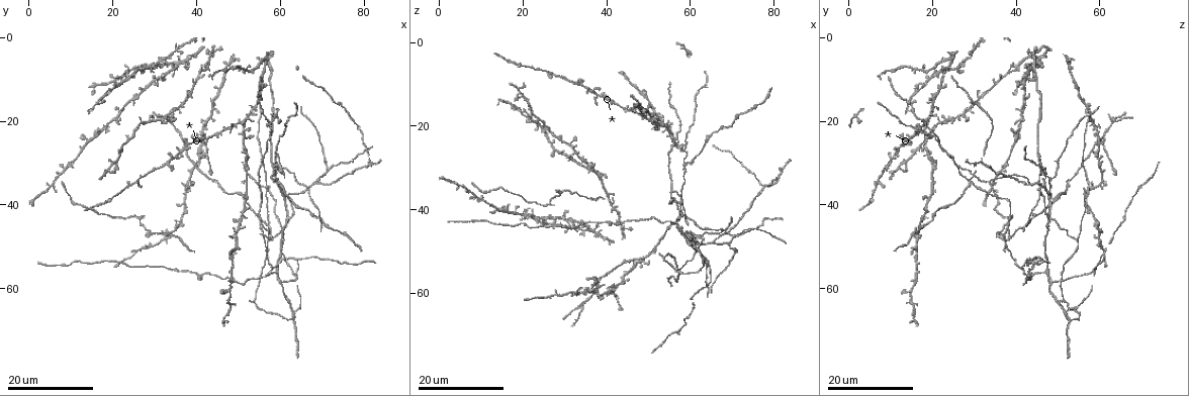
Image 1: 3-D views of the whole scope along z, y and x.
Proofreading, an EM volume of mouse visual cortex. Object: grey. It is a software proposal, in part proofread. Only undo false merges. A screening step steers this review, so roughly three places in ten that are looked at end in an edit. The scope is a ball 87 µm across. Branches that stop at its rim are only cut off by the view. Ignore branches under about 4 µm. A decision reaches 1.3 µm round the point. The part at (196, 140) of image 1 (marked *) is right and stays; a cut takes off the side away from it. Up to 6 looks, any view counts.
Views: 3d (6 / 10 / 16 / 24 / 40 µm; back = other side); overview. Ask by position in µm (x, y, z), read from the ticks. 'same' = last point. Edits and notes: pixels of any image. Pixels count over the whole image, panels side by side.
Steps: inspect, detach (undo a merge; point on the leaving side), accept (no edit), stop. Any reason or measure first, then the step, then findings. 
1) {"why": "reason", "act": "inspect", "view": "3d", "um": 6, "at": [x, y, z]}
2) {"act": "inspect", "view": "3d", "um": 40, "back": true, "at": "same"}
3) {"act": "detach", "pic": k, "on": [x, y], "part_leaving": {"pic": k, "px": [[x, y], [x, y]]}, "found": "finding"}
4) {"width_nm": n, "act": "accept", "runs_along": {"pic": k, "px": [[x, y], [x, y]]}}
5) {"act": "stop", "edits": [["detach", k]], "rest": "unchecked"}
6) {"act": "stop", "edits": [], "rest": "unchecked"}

{"why": "four-way junction", "act": "inspect", "view": "3d", "um": 16, "at": [59.0, 33.5, 29.5]}

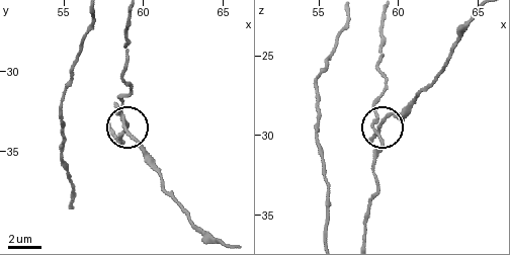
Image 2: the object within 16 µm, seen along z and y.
{"act": "inspect", "view": "3d", "um": 6, "at": [58.7, 33.0, 29.7]}

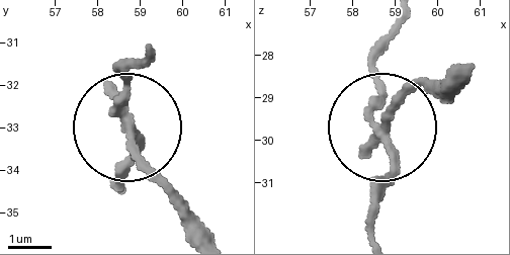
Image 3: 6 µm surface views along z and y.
{"act": "detach", "pic": 3, "on": [154, 169], "part_leaving": {"pic": 3, "px": [[130, 126], [187, 232]]}, "found": "two neurons meet here"}

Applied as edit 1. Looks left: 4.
{"act": "inspect", "view": "overview"}

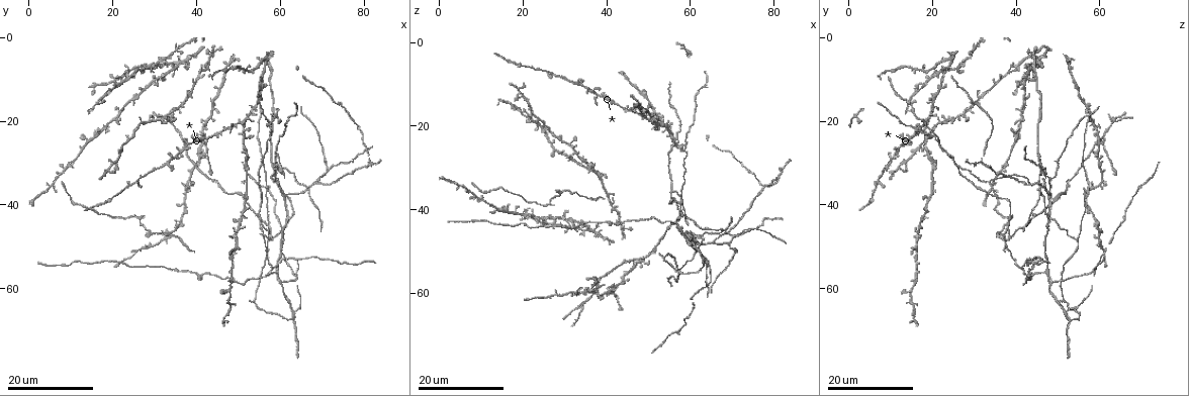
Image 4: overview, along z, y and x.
{"why": "three arms meet", "act": "inspect", "view": "3d", "um": 16, "at": [69.5, 34.0, 48.5]}

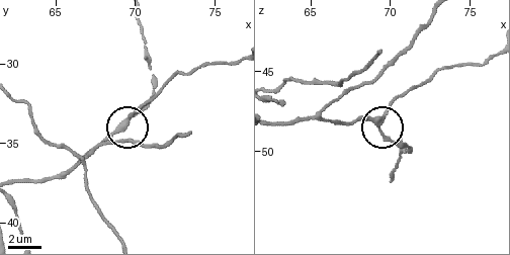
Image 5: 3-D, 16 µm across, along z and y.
{"act": "inspect", "view": "3d", "um": 6, "at": [69.3, 33.7, 48.2]}

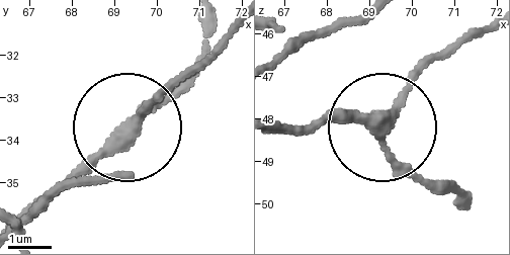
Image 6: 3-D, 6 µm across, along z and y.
{"act": "accept", "found": "all the same neuron"}

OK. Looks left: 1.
{"act": "stop", "edits": [["detach", 3]], "rest": "unchecked"}

